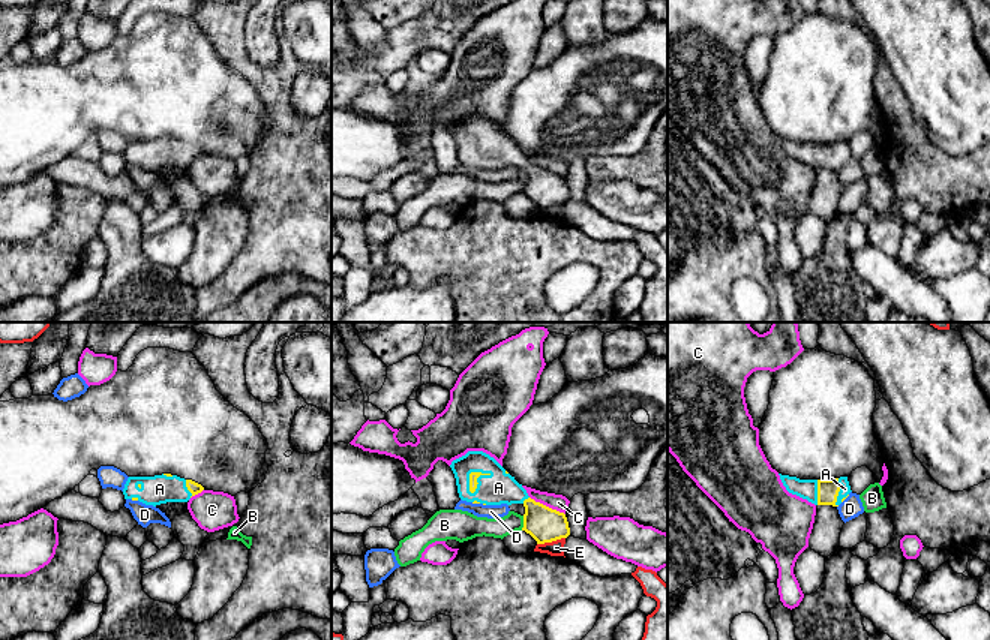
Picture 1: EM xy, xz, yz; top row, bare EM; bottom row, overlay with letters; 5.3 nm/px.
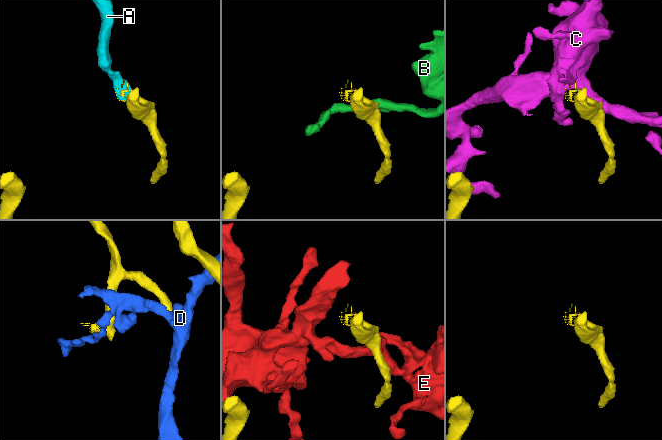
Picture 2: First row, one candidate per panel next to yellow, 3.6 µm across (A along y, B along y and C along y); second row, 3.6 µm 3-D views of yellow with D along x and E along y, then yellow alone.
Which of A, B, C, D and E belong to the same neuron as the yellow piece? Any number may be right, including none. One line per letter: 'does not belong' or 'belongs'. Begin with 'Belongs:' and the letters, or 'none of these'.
Belongs: A
A: belongs
B: does not belong
C: does not belong
D: does not belong
E: does not belong

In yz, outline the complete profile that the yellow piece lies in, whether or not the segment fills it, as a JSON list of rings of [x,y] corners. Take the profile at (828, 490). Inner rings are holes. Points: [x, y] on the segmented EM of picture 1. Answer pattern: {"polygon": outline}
{"polygon": [[[780,475],[786,490],[814,505],[838,507],[852,492],[848,477],[832,480],[800,480],[796,477]]]}

